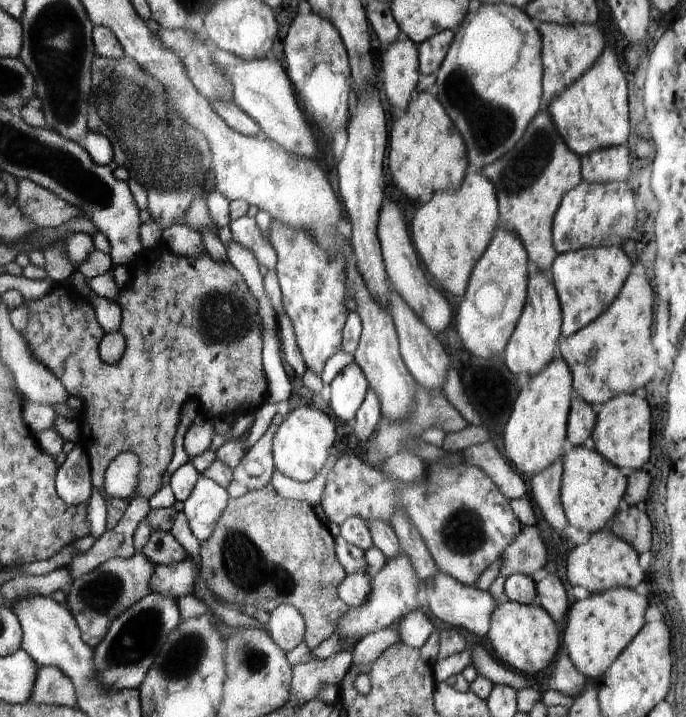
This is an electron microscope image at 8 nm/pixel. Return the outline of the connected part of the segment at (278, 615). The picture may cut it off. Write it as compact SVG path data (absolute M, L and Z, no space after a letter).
M278 605L270 613L267 623L271 639L282 652L296 648L303 641L305 635L305 620L292 605Z

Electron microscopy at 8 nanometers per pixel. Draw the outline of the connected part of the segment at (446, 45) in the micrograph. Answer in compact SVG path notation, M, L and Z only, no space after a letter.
M446 29L417 45L420 74L436 74L450 48L456 31Z

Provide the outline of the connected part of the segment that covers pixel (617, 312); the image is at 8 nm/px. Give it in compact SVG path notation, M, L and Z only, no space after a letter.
M637 269L628 275L624 286L606 312L586 328L581 328L572 336L564 338L564 342L560 345L561 354L571 372L573 390L582 400L590 404L604 404L620 392L630 392L626 388L632 388L632 390L644 388L640 386L640 380L634 382L634 370L628 370L628 354L632 354L632 358L636 360L636 366L644 358L648 358L652 364L656 362L652 302L654 302L652 287L646 280L646 276L644 274L640 276Z

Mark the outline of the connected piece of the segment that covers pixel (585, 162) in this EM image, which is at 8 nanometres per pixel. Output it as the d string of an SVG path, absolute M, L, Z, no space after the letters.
M626 144L617 147L601 148L579 157L581 175L591 183L611 183L626 181L630 172L629 150Z

